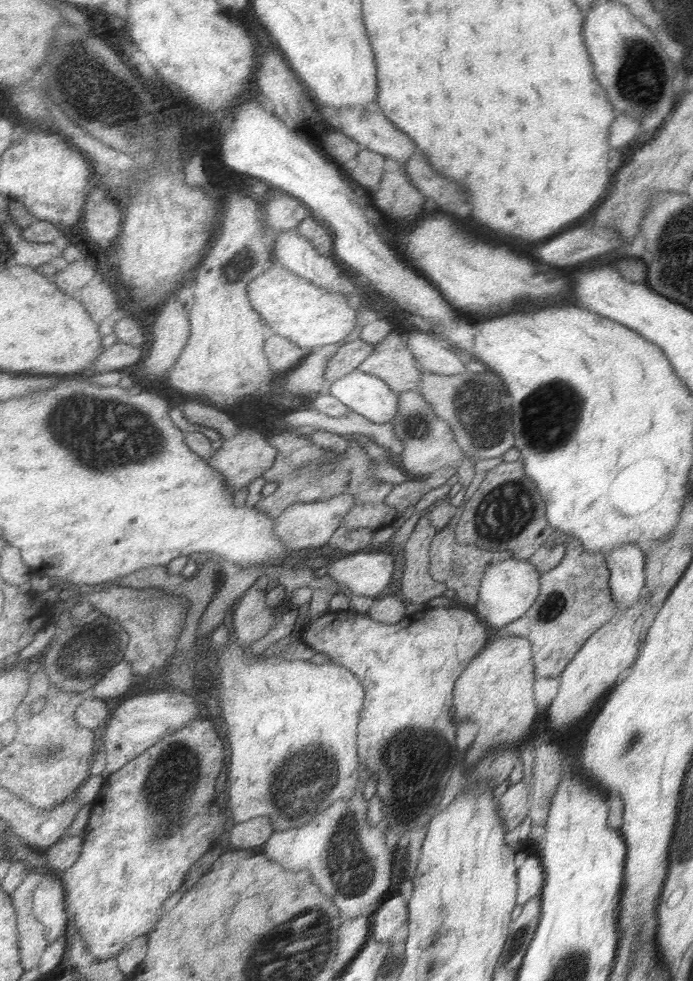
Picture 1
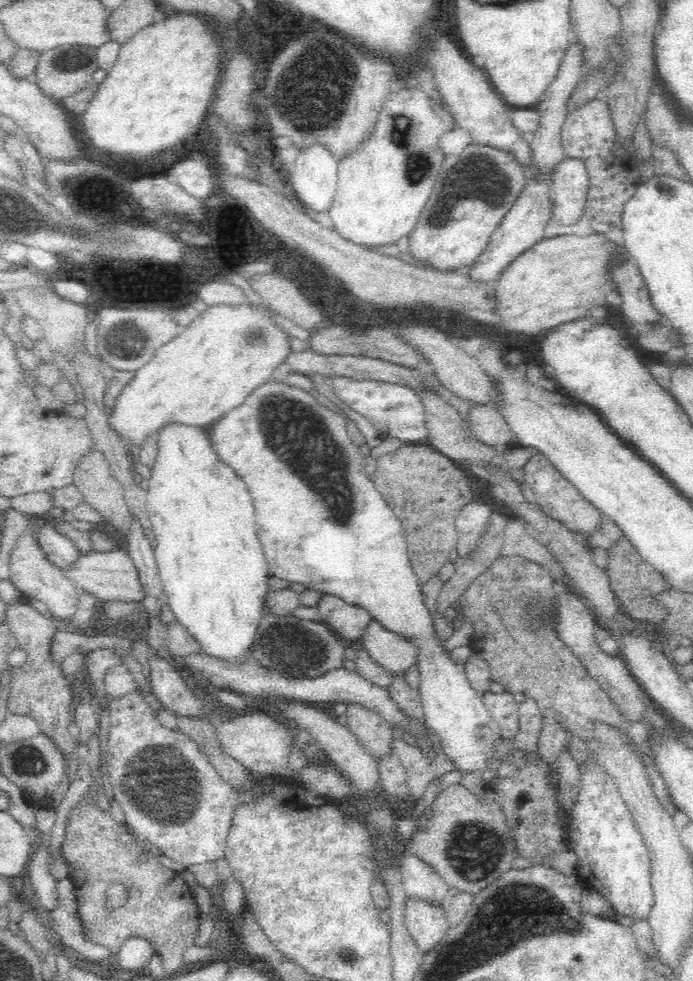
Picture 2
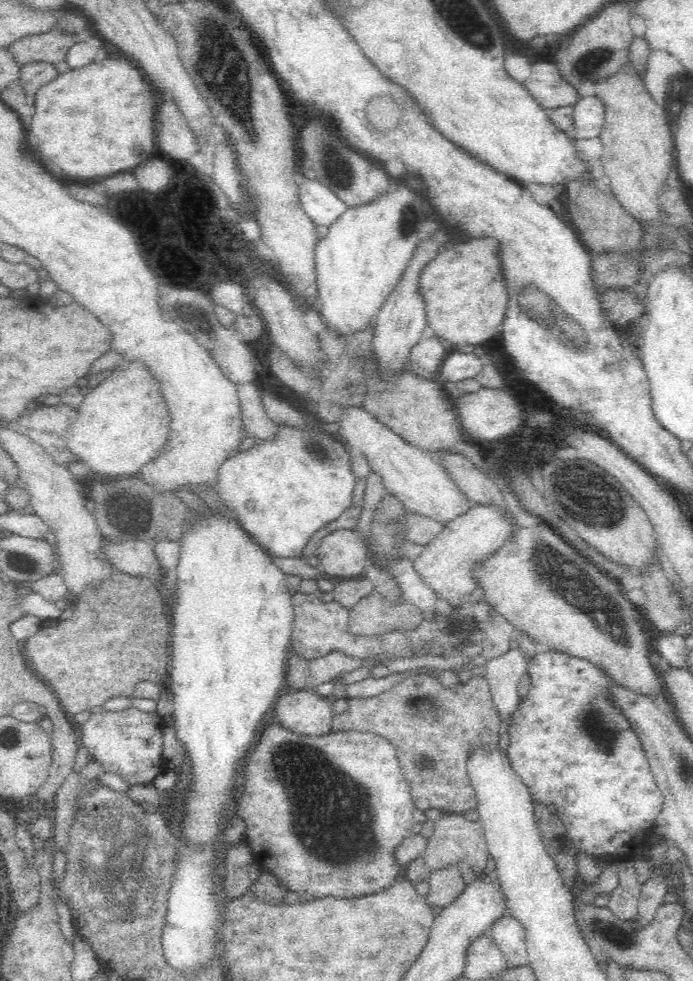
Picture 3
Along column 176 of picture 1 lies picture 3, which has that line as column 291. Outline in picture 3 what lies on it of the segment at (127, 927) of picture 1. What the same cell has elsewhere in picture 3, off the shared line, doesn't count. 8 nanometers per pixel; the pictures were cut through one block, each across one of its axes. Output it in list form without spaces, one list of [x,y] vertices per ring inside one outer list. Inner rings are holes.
[[[276,722],[268,724],[260,732],[260,738],[246,750],[232,796],[230,816],[246,826],[242,842],[252,856],[274,858],[270,860],[270,868],[264,870],[276,876],[286,892],[294,892],[300,904],[330,896],[338,900],[376,896],[388,892],[400,880],[402,864],[396,854],[400,844],[414,836],[416,808],[410,802],[404,776],[400,776],[396,752],[382,736],[362,732],[298,736]]]

